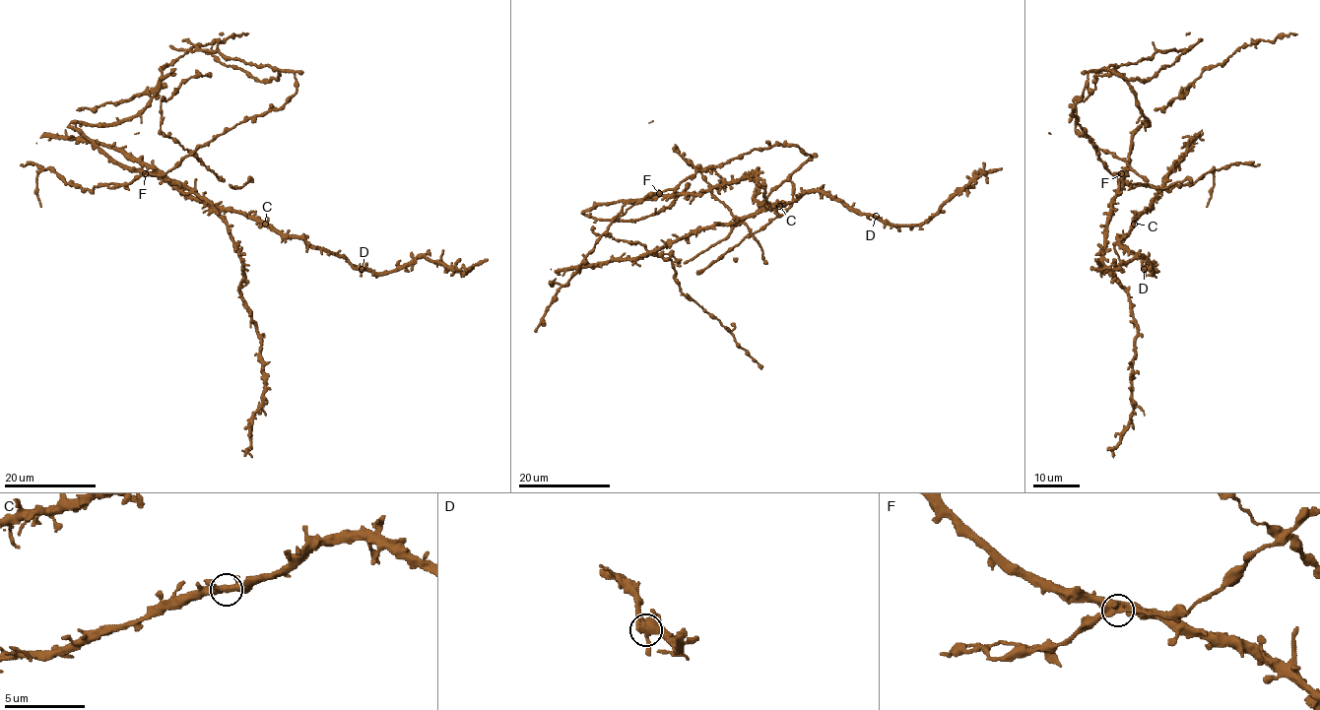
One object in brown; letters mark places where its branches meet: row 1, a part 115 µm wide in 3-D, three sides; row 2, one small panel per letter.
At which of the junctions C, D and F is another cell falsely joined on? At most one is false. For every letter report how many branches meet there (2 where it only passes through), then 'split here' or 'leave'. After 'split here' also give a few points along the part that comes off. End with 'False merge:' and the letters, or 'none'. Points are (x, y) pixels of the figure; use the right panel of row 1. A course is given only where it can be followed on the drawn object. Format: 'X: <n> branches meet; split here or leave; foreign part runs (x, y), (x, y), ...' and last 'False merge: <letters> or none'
C: 4 branches meet; leave
D: 4 branches meet; leave
F: 4 branches meet; leave
False merge: none

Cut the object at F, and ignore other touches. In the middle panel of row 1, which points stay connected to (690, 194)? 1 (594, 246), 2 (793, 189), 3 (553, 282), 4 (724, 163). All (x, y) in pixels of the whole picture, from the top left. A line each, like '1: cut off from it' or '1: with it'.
1: cut off from it
2: cut off from it
3: cut off from it
4: cut off from it

